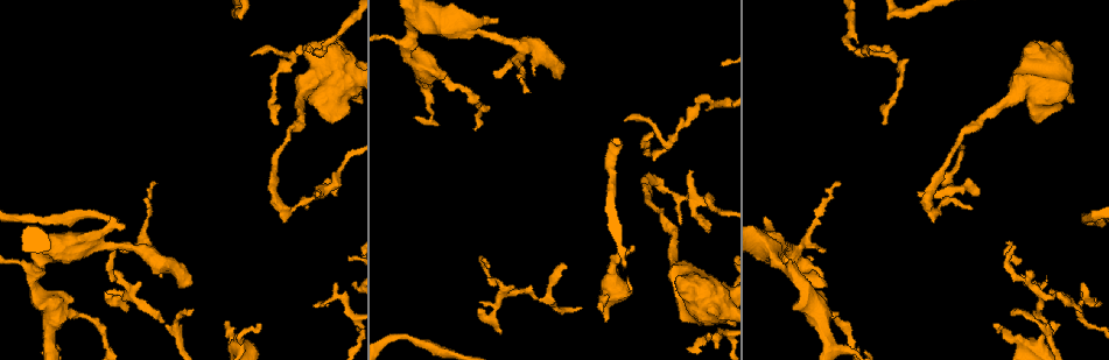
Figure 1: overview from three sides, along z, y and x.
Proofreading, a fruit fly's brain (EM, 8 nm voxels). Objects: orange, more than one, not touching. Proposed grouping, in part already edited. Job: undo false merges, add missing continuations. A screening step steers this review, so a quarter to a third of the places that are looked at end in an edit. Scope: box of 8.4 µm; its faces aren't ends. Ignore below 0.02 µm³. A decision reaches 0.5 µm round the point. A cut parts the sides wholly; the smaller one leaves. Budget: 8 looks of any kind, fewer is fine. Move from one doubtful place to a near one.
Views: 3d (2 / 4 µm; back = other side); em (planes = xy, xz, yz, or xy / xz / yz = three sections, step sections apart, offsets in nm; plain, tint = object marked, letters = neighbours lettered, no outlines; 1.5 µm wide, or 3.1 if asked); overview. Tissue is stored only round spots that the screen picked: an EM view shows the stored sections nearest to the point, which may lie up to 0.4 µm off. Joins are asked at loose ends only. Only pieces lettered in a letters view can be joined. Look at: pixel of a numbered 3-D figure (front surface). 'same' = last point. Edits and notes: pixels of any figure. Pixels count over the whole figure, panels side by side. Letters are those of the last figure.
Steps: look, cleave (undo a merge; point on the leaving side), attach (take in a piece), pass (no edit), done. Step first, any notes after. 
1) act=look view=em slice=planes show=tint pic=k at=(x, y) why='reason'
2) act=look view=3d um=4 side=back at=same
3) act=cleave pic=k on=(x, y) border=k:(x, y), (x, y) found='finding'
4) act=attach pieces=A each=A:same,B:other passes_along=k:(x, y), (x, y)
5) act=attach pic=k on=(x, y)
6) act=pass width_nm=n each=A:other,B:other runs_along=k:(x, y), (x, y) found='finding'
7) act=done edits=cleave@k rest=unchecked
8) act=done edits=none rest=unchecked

act=look view=em slice=xz step=4 show=letters pic=1 at=(1013, 248) why='free end'

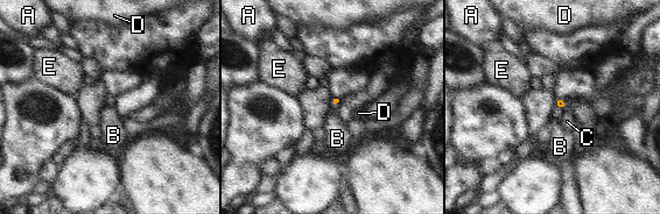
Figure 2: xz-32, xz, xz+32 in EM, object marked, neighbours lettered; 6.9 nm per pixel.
act=look view=em slice=planes show=letters at=same

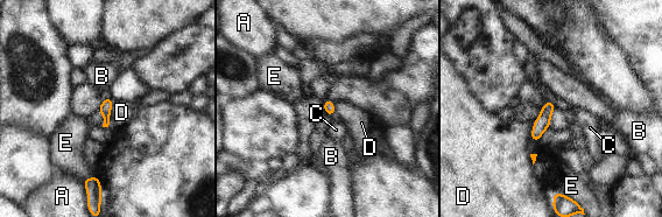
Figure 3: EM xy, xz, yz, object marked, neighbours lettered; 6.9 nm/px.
act=pass each=A:other,B:other,C:other,D:other,E:other border=3:(115, 100), (111, 107), (108, 124) found='no lettered piece goes on from it'

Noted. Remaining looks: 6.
act=look view=em slice=xz step=8 show=letters pic=1 at=(1060, 324) why='an open end'

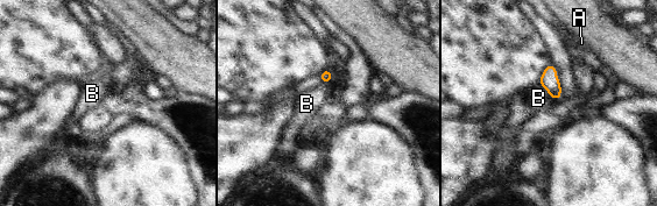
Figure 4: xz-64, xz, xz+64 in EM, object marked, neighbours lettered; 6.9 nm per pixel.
act=pass each=A:other,B:other border=4:(332, 75), (330, 83), (322, 84) found='no lettered piece goes on from it'

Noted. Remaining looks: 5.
act=look view=3d um=4 side=back pic=1 at=(650, 136) why='thin end'

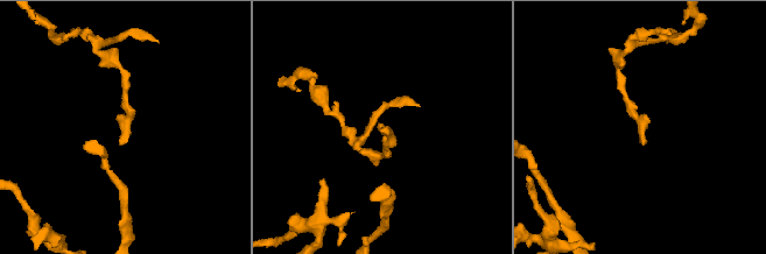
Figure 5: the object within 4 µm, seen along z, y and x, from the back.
act=look view=em slice=planes show=letters pic=5 at=(644, 145) why='shape alone is not enough'

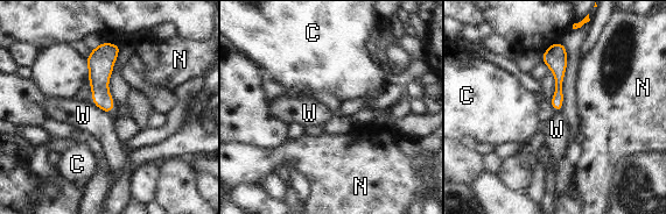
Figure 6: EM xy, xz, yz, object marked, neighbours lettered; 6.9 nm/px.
act=pass each=C:other,N:other,W:other border=6:(91, 101), (107, 113) found='no lettered piece goes on from it'

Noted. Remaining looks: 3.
act=done edits=none rest=unchecked

